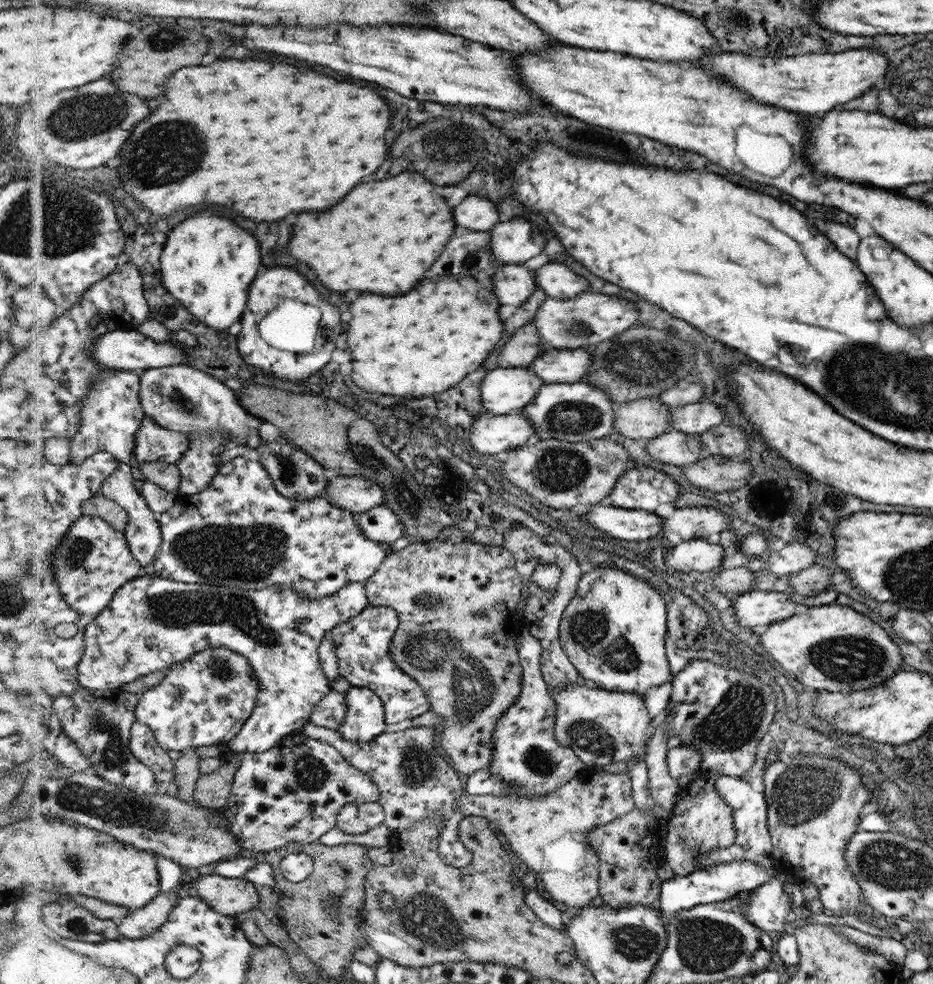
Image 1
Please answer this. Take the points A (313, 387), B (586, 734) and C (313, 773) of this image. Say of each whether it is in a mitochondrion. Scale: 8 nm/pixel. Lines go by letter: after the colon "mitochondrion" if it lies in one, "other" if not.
A: other
B: mitochondrion
C: mitochondrion

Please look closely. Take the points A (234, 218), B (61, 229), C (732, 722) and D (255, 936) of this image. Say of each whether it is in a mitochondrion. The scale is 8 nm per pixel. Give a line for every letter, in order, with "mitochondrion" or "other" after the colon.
A: other
B: mitochondrion
C: mitochondrion
D: other

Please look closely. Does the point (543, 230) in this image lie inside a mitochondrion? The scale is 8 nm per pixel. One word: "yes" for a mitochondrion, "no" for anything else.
no

